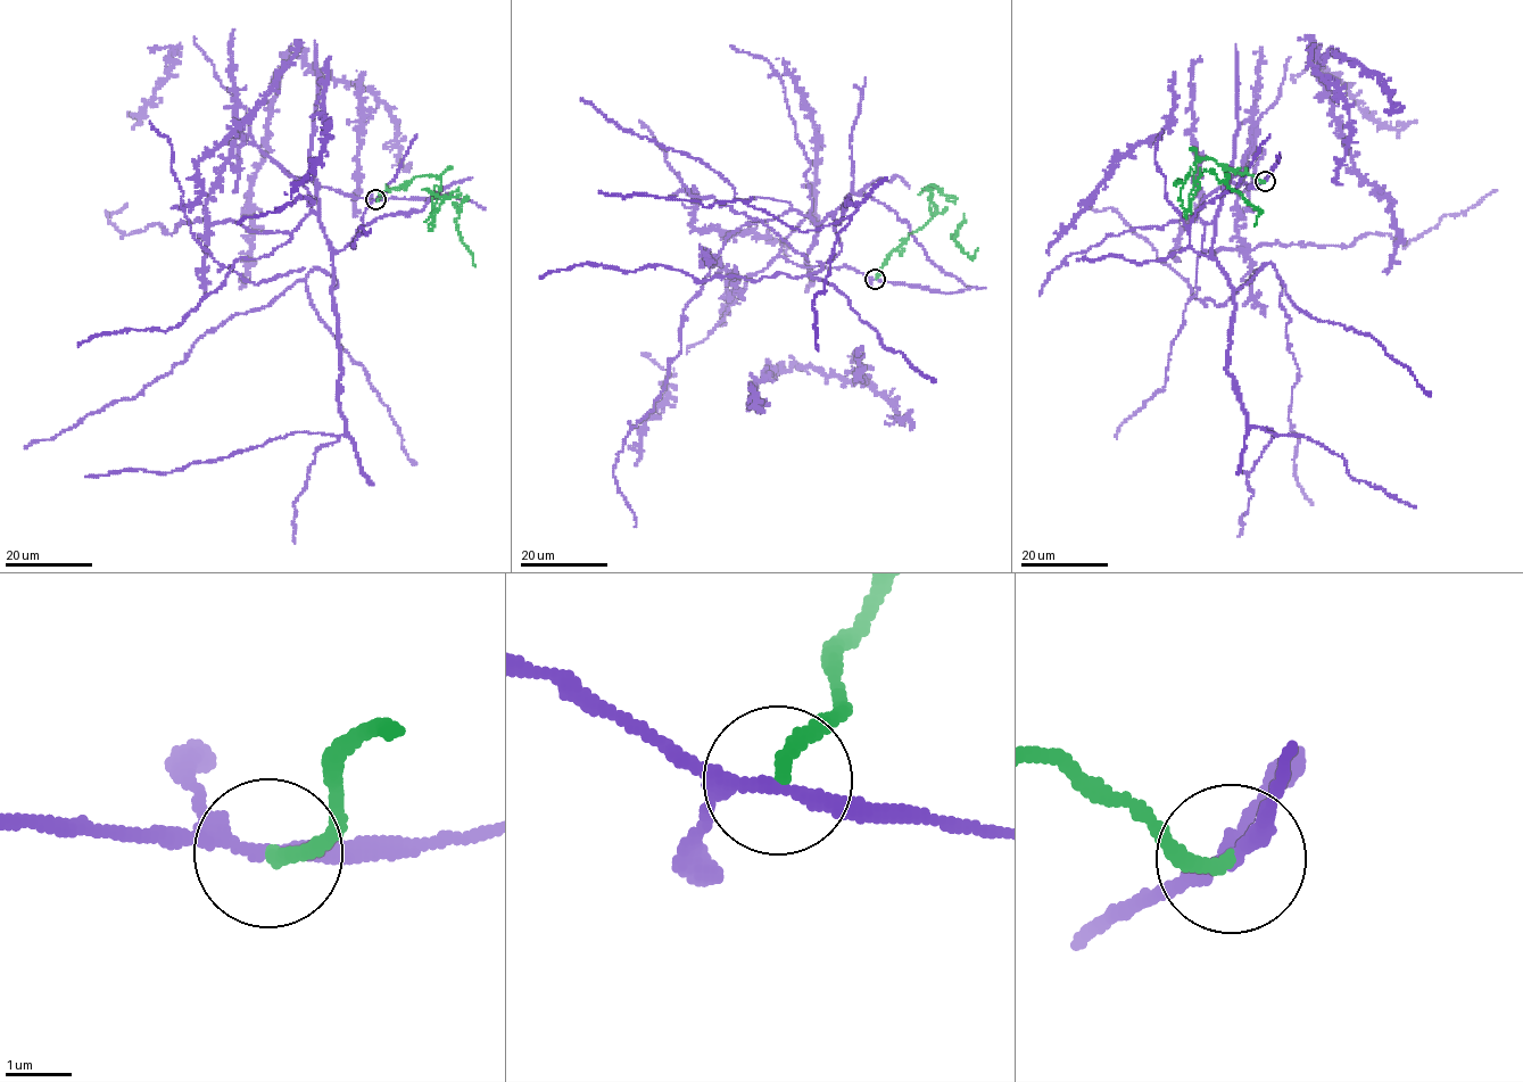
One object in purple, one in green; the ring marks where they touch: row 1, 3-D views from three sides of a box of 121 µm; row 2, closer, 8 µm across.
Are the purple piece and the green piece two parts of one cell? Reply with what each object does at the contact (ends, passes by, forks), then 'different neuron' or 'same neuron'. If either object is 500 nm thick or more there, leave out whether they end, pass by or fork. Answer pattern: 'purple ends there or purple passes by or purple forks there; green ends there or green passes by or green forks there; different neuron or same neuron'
purple forks there; green ends there; different neuron

